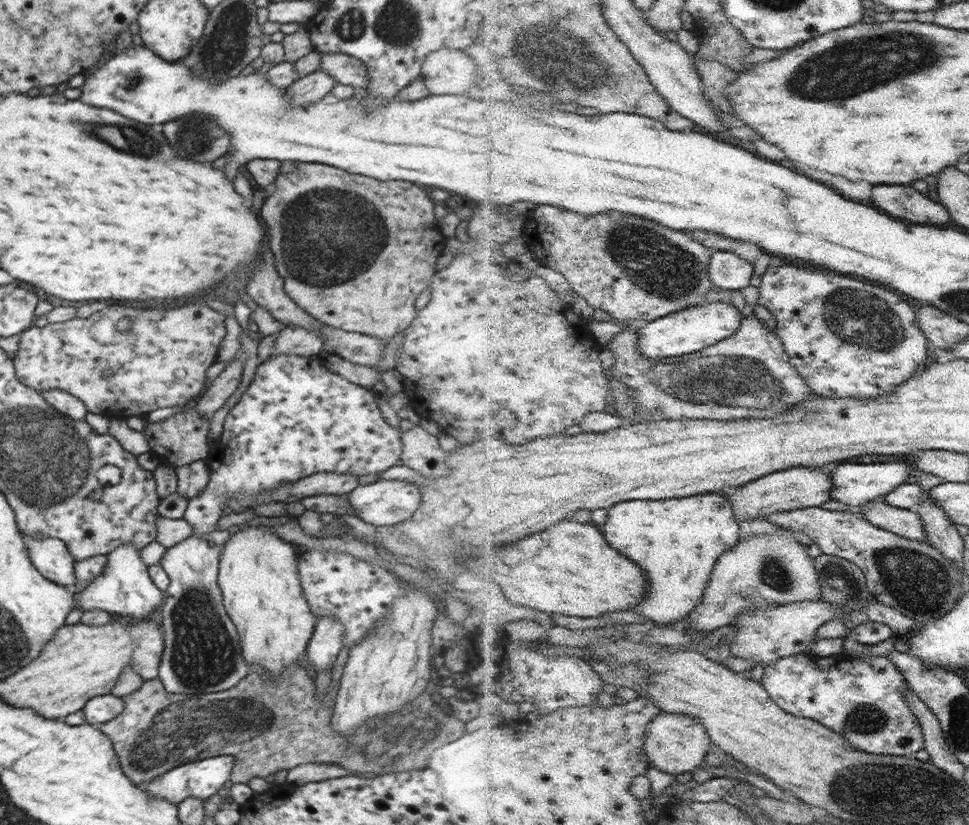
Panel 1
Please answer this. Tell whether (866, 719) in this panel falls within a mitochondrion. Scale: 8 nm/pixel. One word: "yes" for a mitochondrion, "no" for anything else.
yes

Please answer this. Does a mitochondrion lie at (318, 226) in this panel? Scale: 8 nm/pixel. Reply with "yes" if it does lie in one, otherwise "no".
yes

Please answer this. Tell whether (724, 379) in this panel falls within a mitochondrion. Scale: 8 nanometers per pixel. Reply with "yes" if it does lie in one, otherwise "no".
yes

